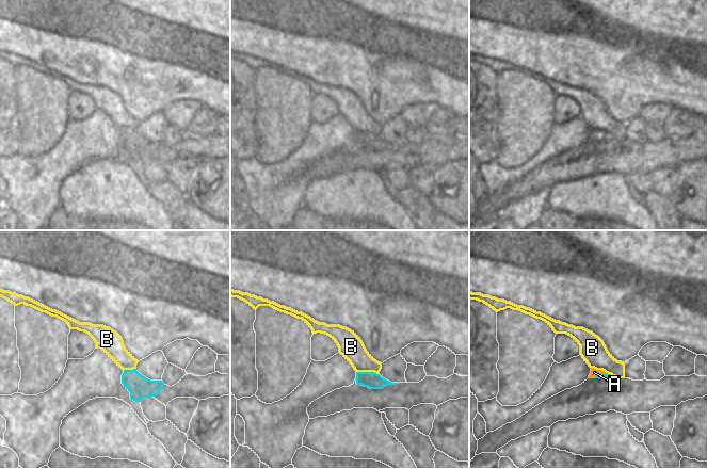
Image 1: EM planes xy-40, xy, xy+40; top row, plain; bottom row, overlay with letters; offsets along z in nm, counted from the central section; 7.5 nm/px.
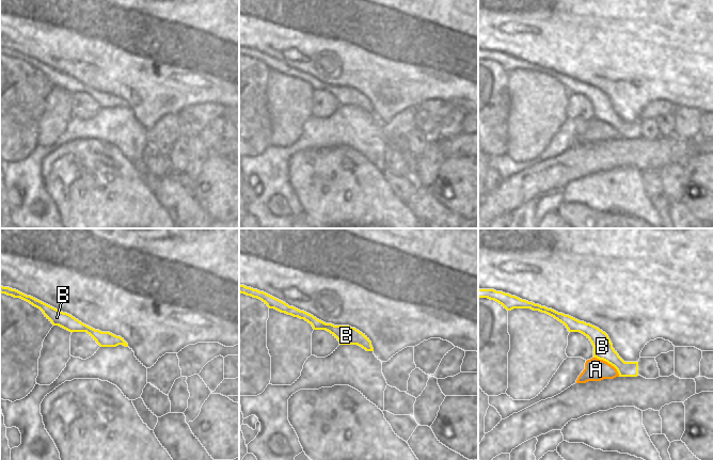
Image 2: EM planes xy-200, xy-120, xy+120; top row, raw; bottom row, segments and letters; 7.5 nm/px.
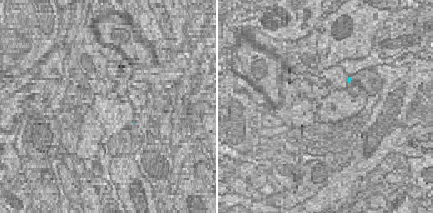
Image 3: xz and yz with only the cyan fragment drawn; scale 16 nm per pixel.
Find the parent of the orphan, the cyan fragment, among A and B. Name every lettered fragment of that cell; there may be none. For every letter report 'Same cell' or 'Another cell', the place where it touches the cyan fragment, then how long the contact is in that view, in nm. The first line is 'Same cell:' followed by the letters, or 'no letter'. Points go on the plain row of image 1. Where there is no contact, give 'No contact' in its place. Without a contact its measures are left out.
Same cell: A
A: Same cell. Touches cyan at xy+40 (600, 136). Shared border 110 nm
B: Another cell. Touches cyan at xy (368, 133). Shared border 180 nm.

